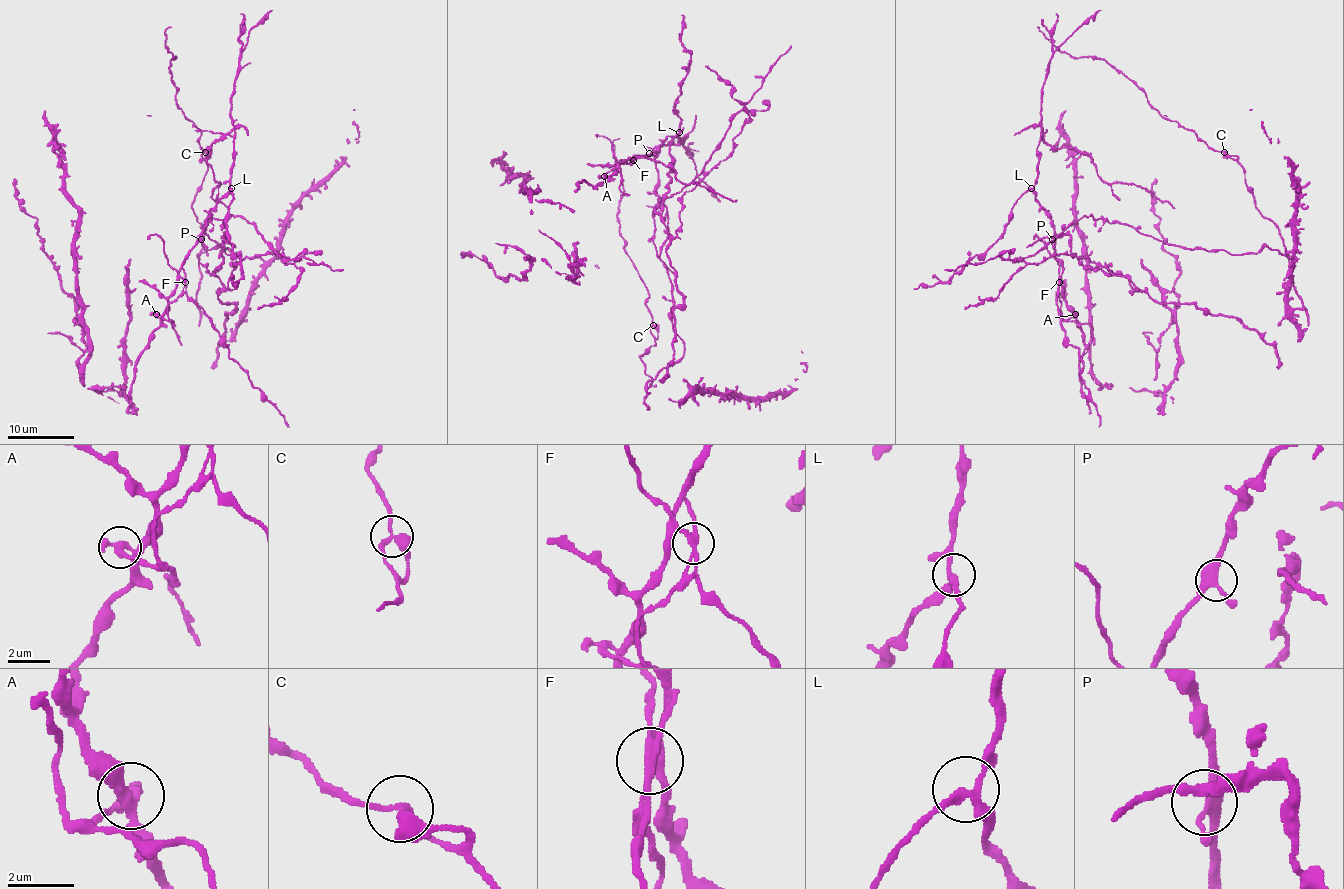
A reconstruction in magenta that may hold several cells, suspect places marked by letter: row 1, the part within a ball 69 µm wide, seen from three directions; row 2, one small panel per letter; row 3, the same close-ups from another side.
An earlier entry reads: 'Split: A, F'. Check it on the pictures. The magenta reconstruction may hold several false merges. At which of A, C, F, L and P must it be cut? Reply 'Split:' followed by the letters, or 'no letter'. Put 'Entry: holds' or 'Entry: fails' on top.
Entry: holds
Split: A, F

